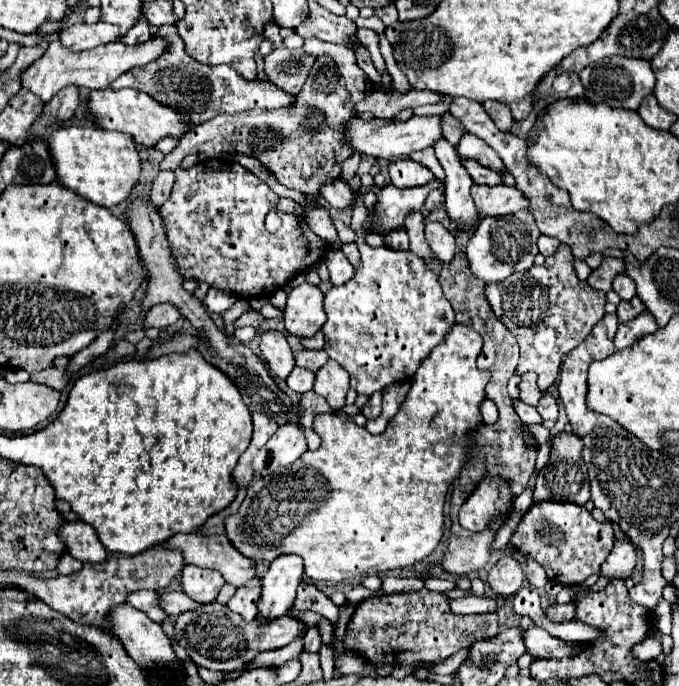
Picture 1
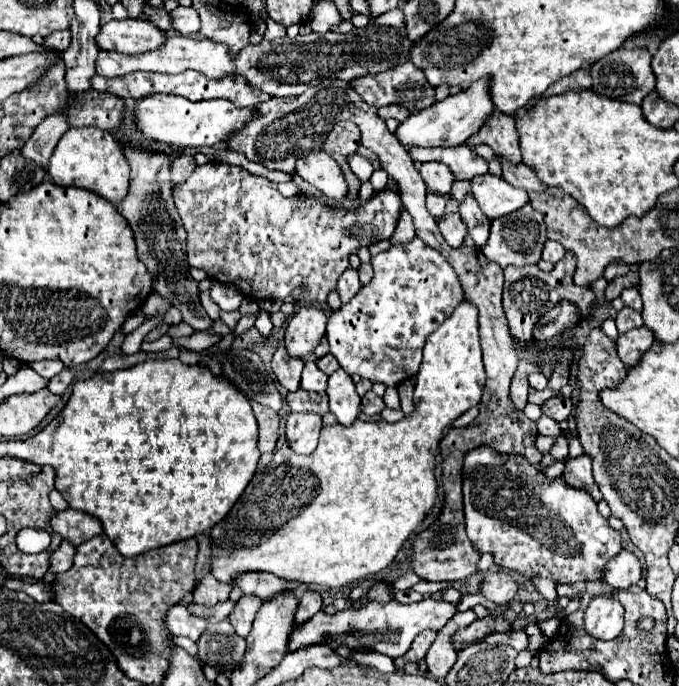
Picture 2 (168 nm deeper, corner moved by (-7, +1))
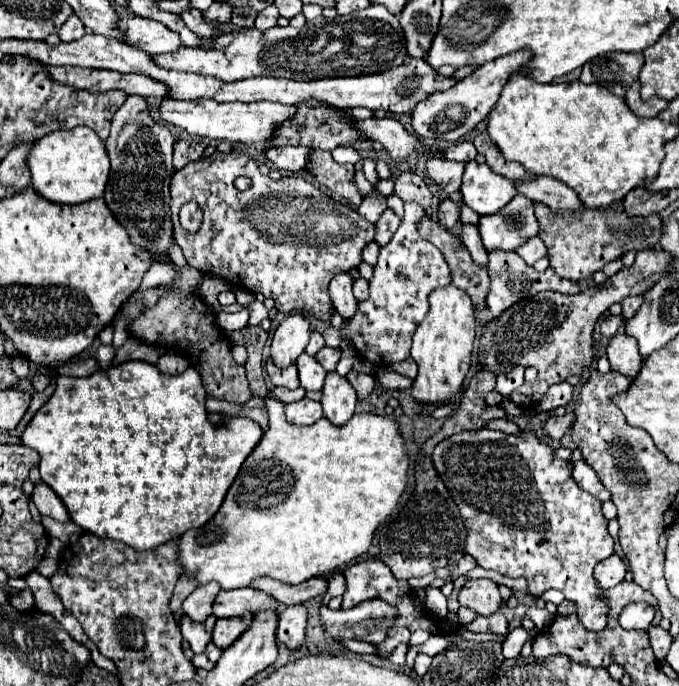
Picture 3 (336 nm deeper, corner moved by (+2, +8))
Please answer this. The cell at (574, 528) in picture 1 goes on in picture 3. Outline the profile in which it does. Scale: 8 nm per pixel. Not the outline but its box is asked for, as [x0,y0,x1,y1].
[433,428,613,632]

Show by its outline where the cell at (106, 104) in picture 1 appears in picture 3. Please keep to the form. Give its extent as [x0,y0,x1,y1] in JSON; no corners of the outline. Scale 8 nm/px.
[159,98,295,144]

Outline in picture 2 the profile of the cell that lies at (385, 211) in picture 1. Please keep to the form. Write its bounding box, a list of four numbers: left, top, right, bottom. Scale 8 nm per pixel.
[174,161,400,307]

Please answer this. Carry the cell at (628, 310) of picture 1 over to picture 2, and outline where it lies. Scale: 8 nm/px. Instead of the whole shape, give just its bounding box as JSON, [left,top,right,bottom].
[616,307,642,333]

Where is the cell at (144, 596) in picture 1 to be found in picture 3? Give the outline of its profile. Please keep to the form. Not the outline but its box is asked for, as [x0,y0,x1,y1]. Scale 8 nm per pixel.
[179,616,215,654]

